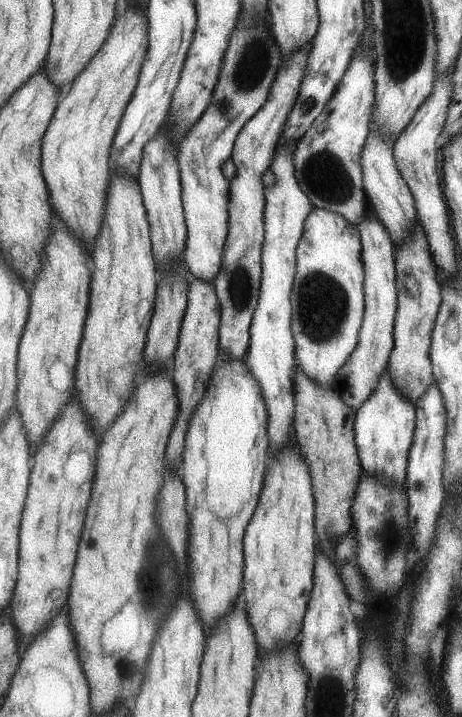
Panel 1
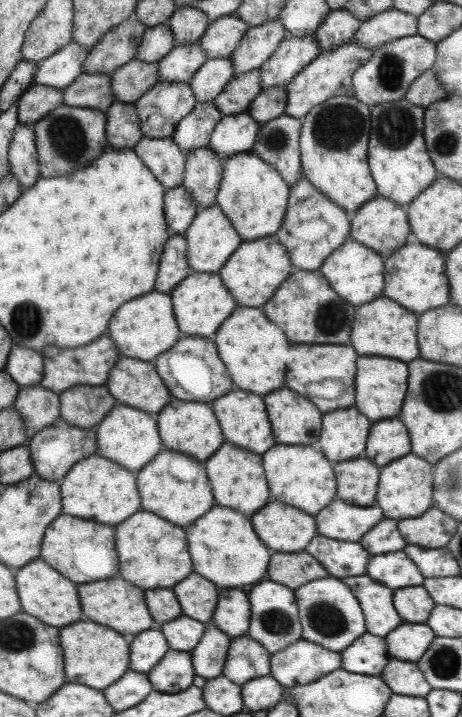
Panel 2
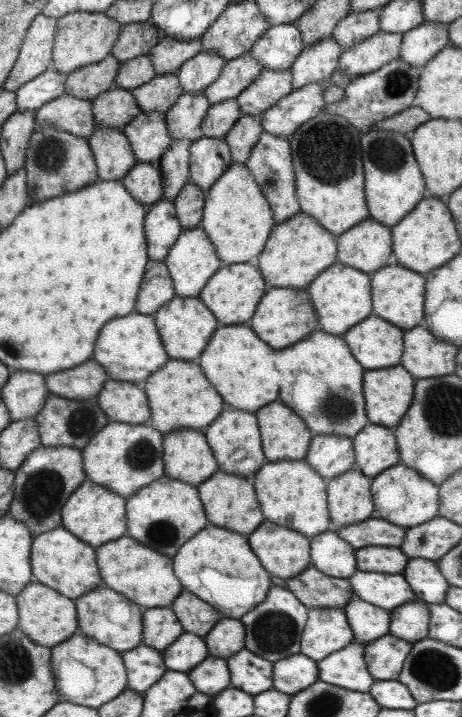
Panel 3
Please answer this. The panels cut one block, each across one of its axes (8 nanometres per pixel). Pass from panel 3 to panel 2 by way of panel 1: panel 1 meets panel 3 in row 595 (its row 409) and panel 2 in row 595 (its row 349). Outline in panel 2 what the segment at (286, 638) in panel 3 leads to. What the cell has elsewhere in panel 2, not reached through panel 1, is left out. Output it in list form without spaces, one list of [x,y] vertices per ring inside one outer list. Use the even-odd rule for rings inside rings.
[[[264,579],[253,584],[246,591],[250,610],[246,634],[257,641],[269,653],[269,656],[283,647],[295,643],[297,639],[301,639],[298,608],[291,589]]]

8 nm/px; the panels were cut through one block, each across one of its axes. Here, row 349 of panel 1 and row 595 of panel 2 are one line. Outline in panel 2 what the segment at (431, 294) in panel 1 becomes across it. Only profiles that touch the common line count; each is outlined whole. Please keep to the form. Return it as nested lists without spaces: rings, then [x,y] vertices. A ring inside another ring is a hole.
[[[422,586],[392,590],[391,600],[403,623],[423,624],[434,607],[434,602]]]

